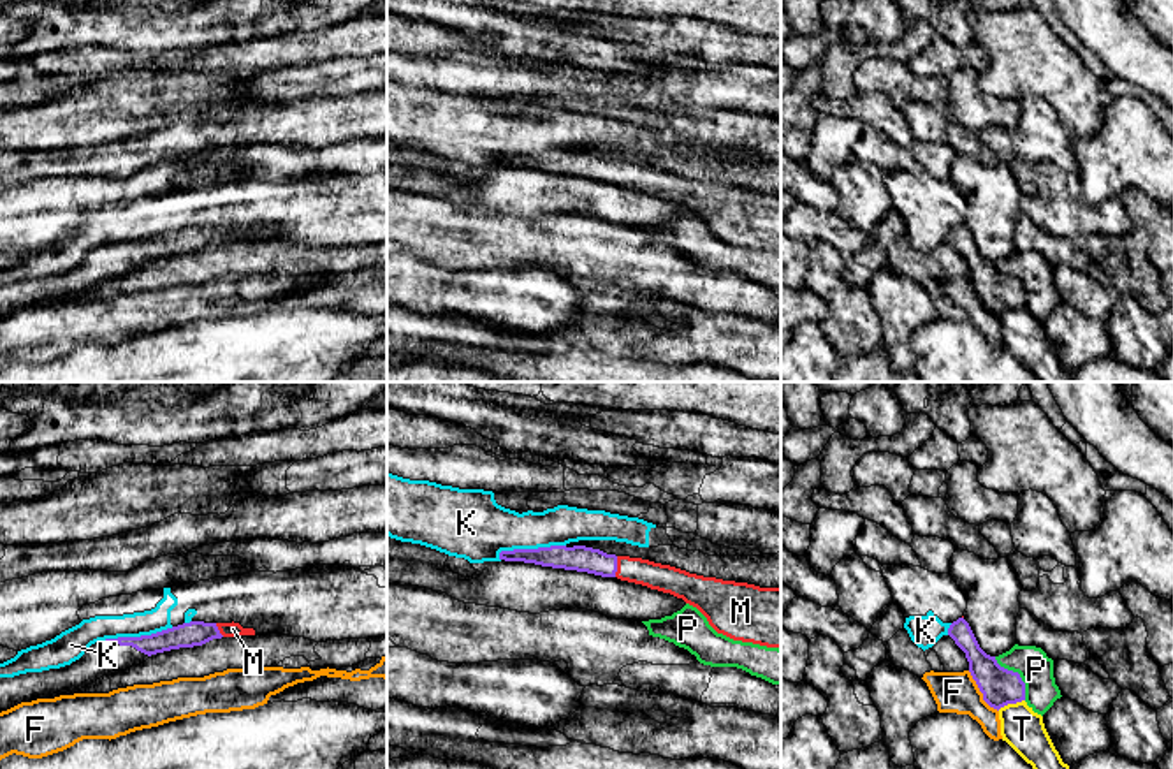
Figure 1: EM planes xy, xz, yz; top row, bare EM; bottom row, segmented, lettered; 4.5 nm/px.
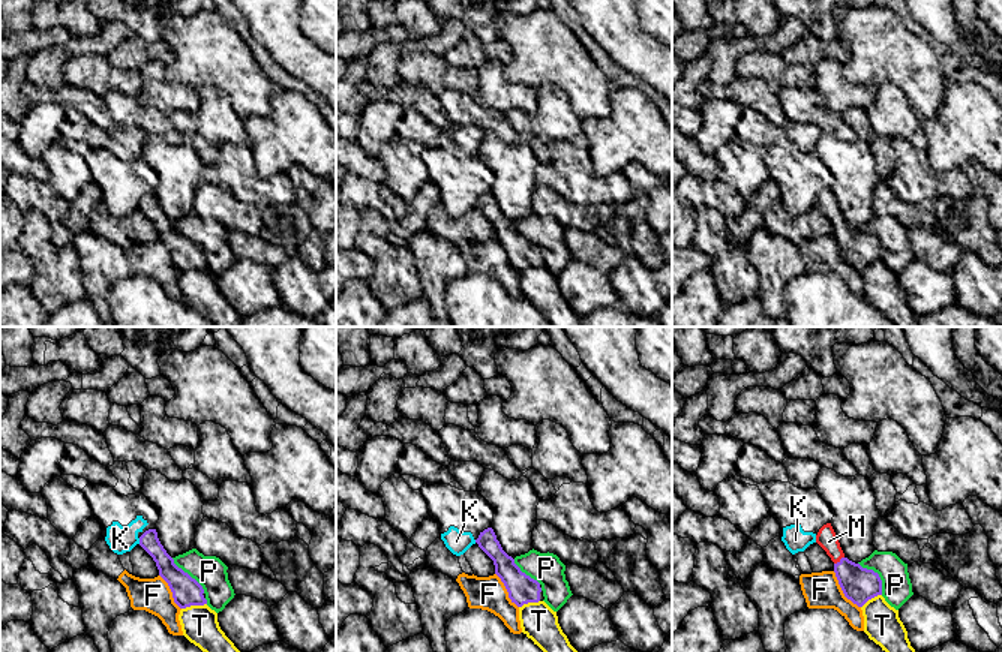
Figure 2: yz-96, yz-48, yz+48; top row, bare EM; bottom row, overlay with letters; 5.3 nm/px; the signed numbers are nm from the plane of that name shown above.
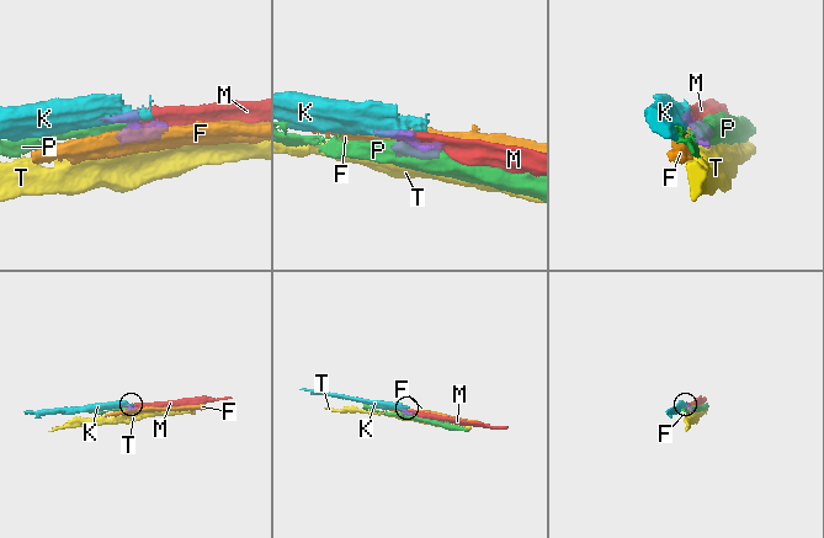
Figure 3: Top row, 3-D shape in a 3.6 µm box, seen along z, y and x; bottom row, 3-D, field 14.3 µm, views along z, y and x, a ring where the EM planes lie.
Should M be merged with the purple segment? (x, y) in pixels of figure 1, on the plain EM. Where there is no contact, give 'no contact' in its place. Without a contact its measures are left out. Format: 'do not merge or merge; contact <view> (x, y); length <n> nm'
do not merge; contact xz (616, 173); length 100 nm

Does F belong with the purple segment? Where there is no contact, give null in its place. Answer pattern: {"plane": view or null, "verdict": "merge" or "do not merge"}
{"plane": "yz", "verdict": "do not merge"}

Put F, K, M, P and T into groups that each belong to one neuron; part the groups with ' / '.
F / K / M / P / T

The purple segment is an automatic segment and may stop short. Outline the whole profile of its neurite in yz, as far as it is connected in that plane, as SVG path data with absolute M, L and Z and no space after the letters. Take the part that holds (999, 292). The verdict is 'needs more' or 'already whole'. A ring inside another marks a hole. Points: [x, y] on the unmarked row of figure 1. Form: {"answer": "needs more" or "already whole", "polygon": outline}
{"answer": "already whole", "polygon": "M964 223L950 231L948 241L965 259L969 278L990 313L999 317L1025 306L1025 289L1020 280L1001 273L995 262L987 260Z"}

